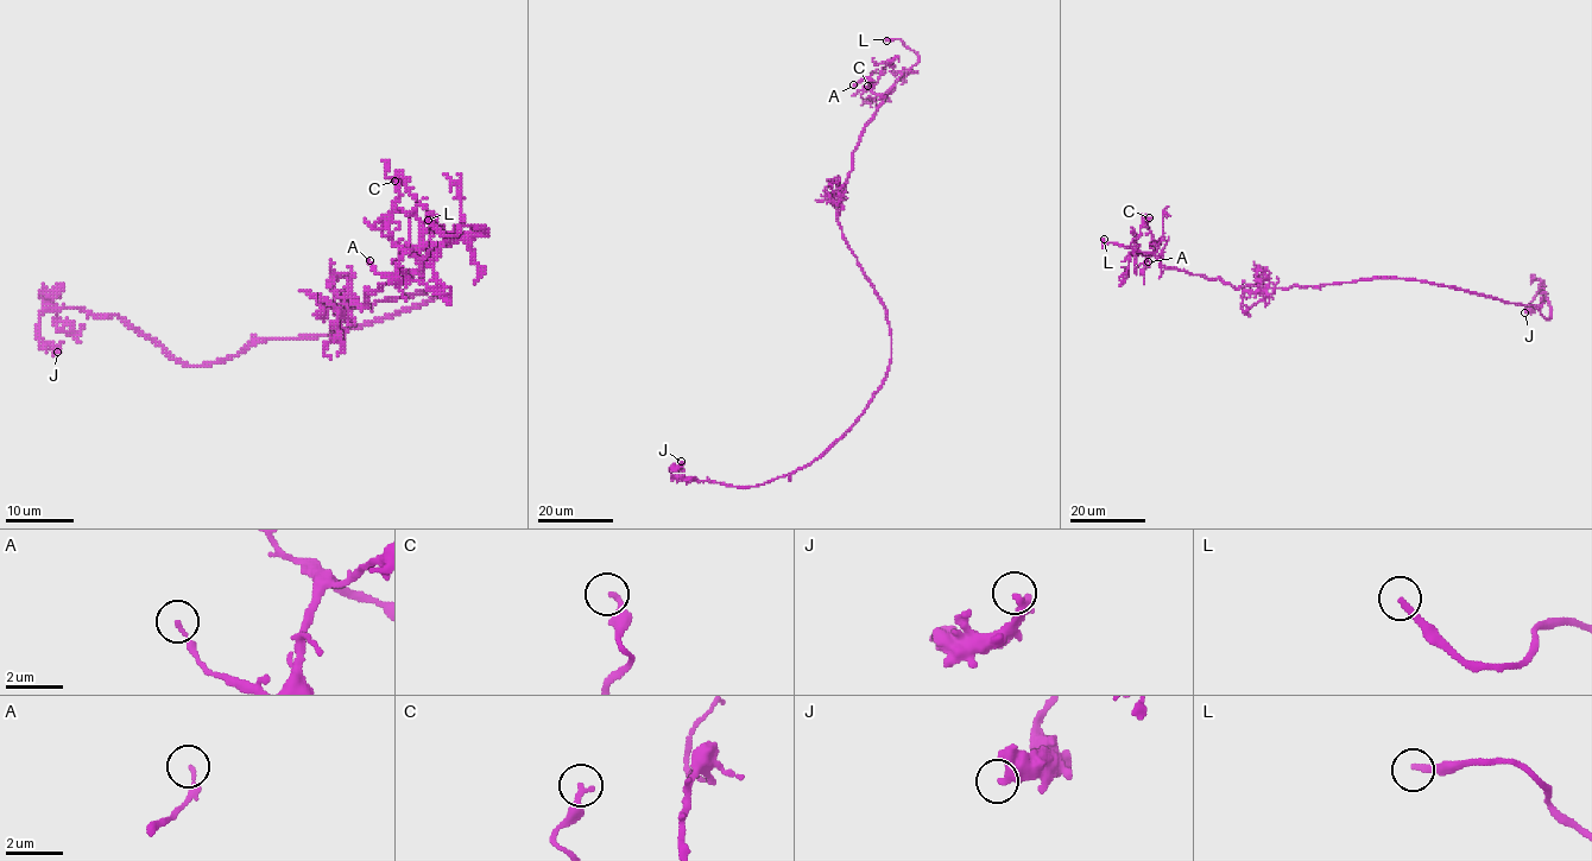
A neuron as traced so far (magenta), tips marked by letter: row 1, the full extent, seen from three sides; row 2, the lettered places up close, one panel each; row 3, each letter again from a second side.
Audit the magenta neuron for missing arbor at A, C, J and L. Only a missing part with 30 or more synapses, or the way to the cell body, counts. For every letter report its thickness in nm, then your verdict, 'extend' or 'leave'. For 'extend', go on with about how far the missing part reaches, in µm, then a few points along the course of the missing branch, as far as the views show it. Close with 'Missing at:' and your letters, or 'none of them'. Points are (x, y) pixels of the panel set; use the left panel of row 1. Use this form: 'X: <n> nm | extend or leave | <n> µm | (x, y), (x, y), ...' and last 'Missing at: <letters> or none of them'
A: 130 nm | leave
C: 190 nm | leave
J: 400 nm | leave
L: 220 nm | extend | 40 µm
Missing at: L

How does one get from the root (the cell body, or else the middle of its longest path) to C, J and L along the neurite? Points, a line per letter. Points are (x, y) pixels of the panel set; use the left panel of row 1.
C: (433, 290), (340, 309), (362, 306), (367, 291), (421, 270), (390, 235), (390, 213), (400, 196), (395, 181)
J: (433, 290), (379, 321), (266, 337), (204, 365), (177, 363), (115, 315), (48, 309), (38, 337), (57, 352)
L: (433, 290), (340, 309), (417, 272), (433, 247), (486, 232), (443, 235), (428, 220)

